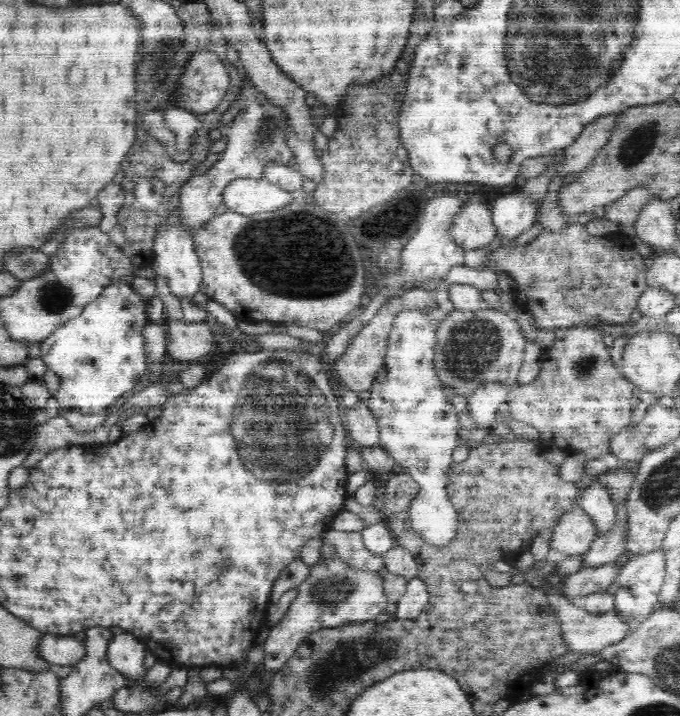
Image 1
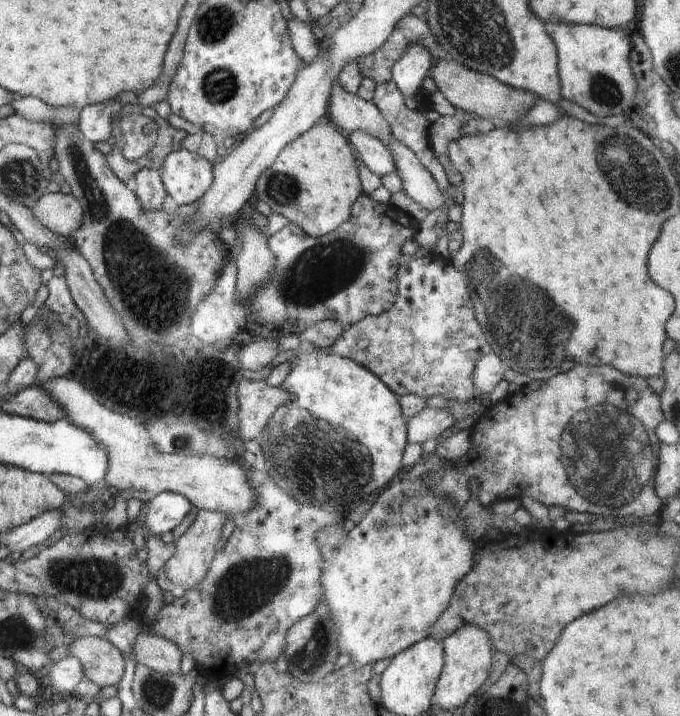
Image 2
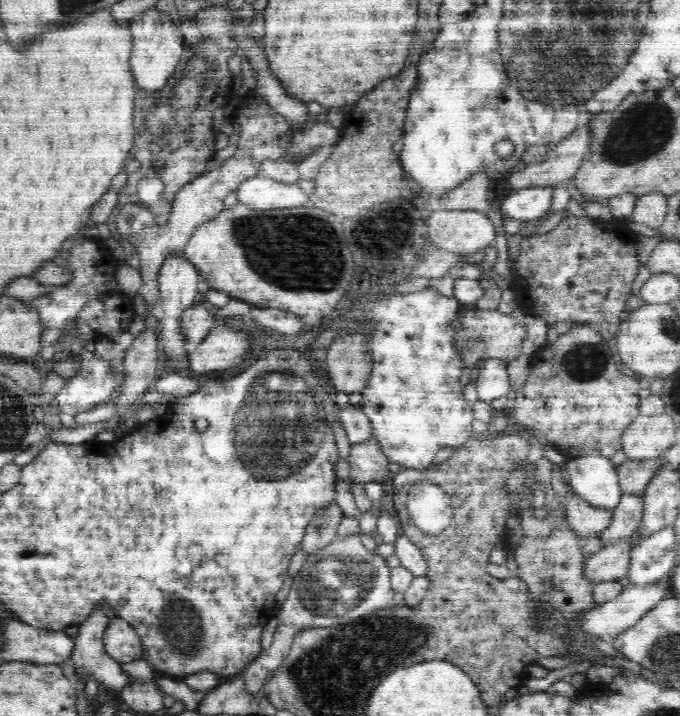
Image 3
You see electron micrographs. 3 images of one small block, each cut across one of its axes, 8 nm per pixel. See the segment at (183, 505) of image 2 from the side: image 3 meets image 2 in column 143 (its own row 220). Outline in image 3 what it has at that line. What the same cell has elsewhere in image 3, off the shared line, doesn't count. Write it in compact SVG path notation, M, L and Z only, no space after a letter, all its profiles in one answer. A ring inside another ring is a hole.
M549 186L510 190L500 205L501 214L514 220L536 219L550 208L552 192L554 189Z

